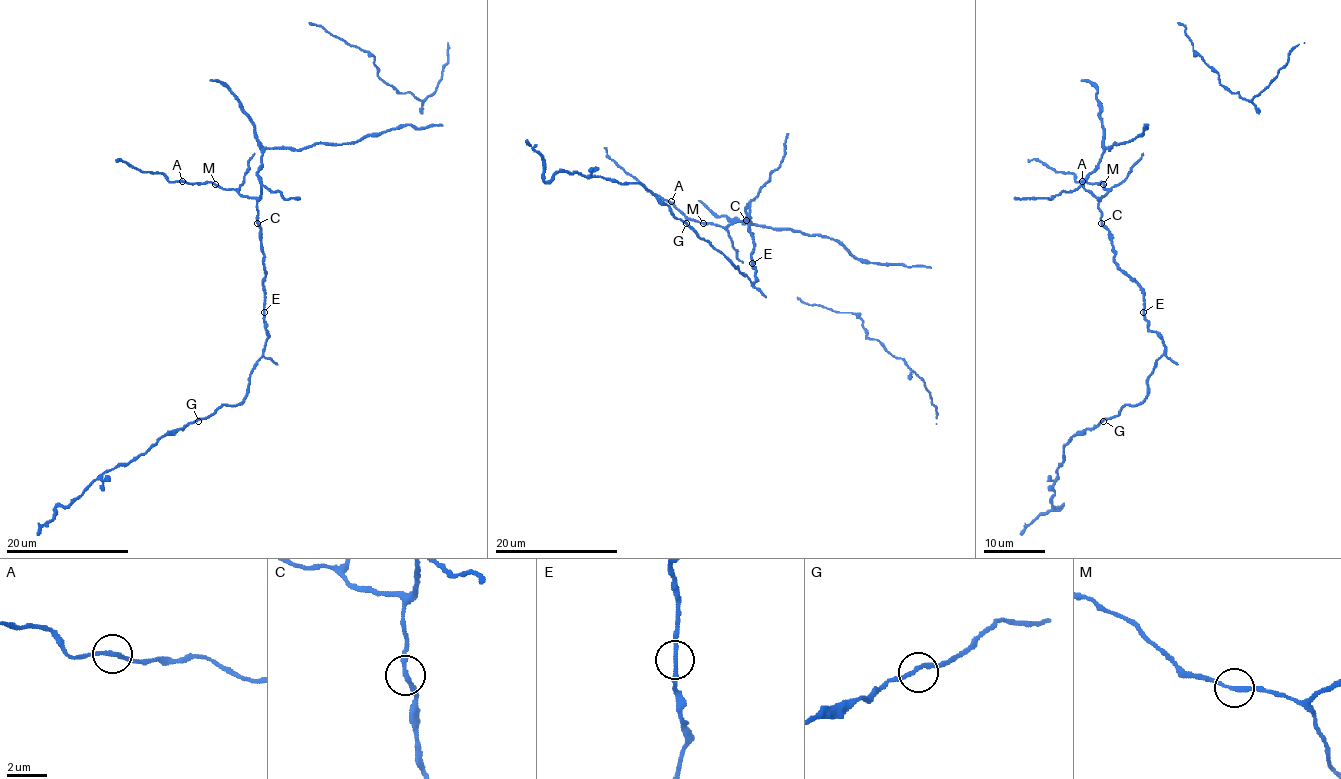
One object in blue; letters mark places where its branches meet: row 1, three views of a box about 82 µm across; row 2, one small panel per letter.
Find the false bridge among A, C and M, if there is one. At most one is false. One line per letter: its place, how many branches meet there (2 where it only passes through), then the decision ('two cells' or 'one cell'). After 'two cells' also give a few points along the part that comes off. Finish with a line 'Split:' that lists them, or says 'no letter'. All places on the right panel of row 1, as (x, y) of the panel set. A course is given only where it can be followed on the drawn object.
A: place (1082, 181); branches 2; one cell
C: place (1101, 223); branches 2; one cell
M: place (1103, 184); branches 2; one cell
Split: no letter

